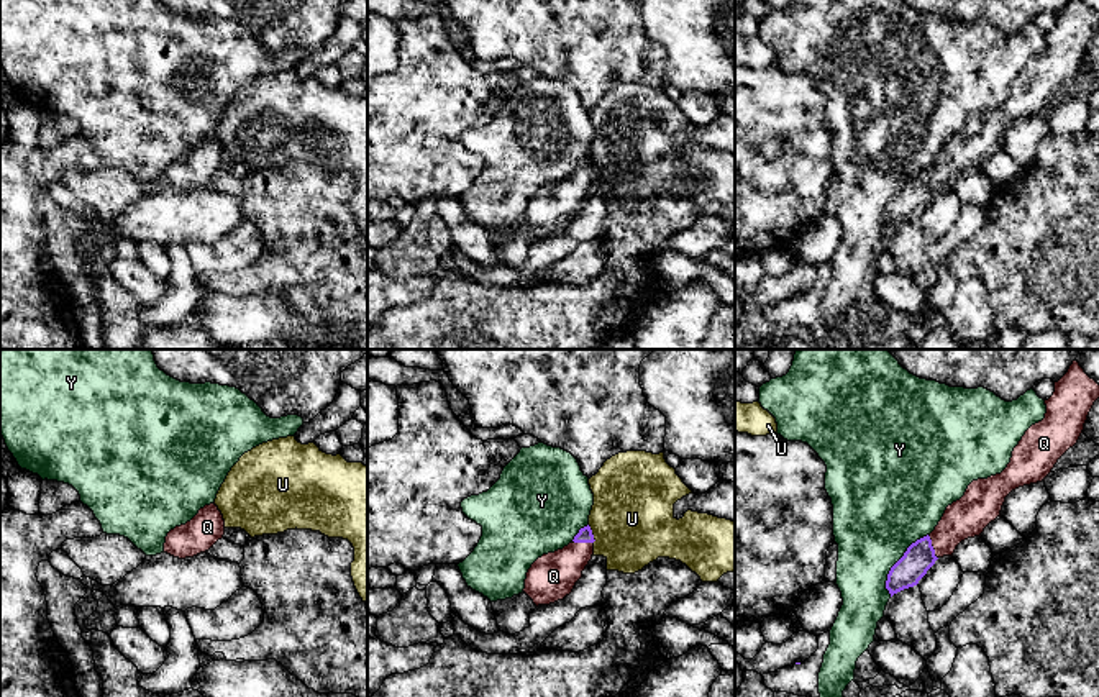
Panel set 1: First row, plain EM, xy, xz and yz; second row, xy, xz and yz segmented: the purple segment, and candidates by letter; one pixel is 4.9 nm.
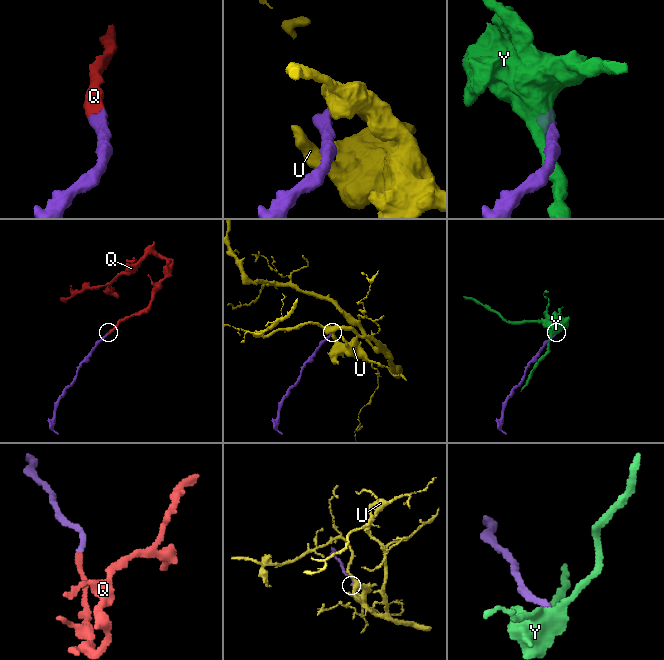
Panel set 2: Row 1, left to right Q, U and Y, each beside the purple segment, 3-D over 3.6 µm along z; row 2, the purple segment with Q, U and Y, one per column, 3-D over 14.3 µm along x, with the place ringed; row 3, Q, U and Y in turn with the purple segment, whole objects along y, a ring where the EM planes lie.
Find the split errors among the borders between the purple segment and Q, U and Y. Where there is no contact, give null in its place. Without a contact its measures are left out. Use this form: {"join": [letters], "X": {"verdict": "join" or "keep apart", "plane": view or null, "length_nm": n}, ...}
{"join": ["Q"], "Q": {"verdict": "join", "plane": "yz", "length_nm": 130}, "U": {"verdict": "keep apart", "plane": "xz", "length_nm": 90}, "Y": {"verdict": "keep apart", "plane": "yz", "length_nm": 360}}

